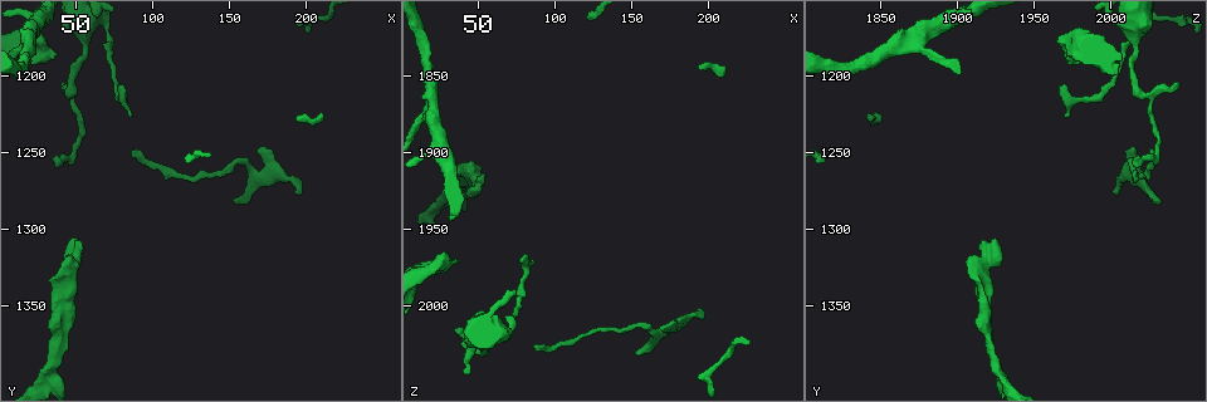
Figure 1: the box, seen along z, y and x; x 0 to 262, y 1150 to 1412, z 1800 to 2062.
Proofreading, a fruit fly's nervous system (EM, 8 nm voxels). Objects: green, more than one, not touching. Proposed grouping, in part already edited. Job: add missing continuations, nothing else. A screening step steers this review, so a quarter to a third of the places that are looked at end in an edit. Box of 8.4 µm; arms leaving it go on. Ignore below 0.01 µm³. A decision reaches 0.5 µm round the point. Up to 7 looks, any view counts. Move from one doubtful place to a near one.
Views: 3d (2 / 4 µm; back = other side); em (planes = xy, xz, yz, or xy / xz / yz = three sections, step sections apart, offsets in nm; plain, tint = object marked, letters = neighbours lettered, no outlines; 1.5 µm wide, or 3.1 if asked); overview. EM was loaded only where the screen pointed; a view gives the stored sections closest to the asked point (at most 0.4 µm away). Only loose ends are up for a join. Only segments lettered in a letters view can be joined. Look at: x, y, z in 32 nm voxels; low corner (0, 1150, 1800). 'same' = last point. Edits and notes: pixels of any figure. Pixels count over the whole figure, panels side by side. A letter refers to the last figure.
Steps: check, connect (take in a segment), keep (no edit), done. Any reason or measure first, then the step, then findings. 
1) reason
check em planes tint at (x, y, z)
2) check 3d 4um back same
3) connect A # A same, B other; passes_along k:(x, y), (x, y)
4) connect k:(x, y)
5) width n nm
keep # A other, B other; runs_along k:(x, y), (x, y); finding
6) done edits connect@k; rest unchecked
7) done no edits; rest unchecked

free end
check 3d 2um at (36, 1256, 2014)

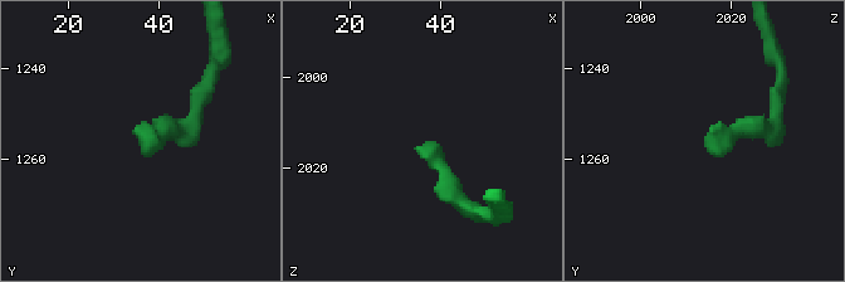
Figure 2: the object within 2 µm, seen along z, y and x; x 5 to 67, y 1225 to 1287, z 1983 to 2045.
shape alone is not enough
check em planes plain at (37, 1256, 2014)

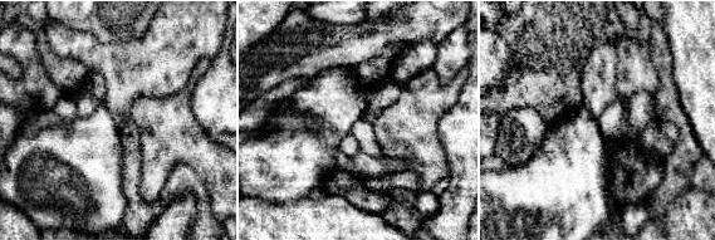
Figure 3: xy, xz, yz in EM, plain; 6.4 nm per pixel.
check em planes letters same

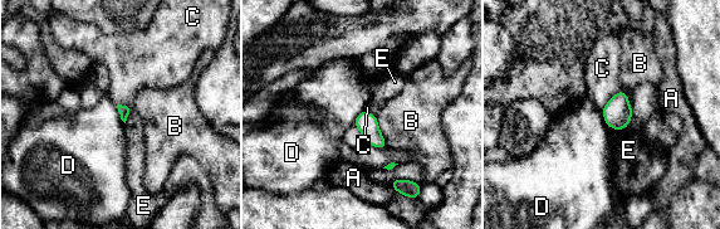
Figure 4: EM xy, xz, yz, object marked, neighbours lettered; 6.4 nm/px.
longest_contact B 220 nm
keep # A other, B other, C other, D other, E other; no lettered segment goes on from it

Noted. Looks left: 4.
tapers out
check em planes letters at (86, 1224, 1970)

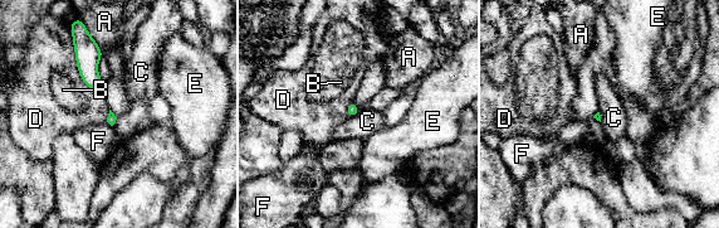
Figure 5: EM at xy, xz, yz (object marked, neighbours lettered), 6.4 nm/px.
longest_contact D 420 nm
keep # A other, B other, C other, D other, E other, F other; border 5:(72, 37), (79, 77), (103, 93); none of them fits

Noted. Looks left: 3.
branch stops here
check em xy step 4 letters at (38, 1184, 1970)

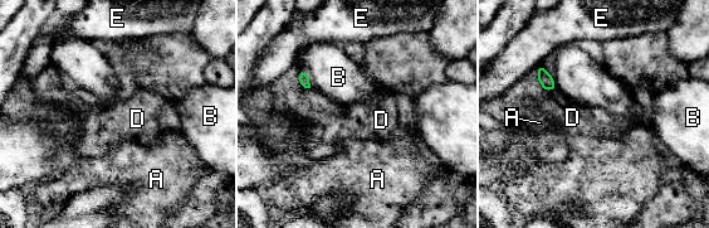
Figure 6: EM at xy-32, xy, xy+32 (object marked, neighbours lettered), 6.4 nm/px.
another direction
check em planes letters same

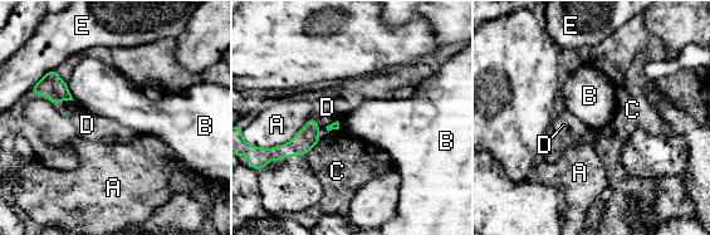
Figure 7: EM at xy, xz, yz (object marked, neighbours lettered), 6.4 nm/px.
connect D # A other, B other, C other, D same, E other; passes_along 7:(52, 86), (63, 99), (87, 125); the neuron continues

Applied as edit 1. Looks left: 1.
done edits connect@7; rest unchecked

